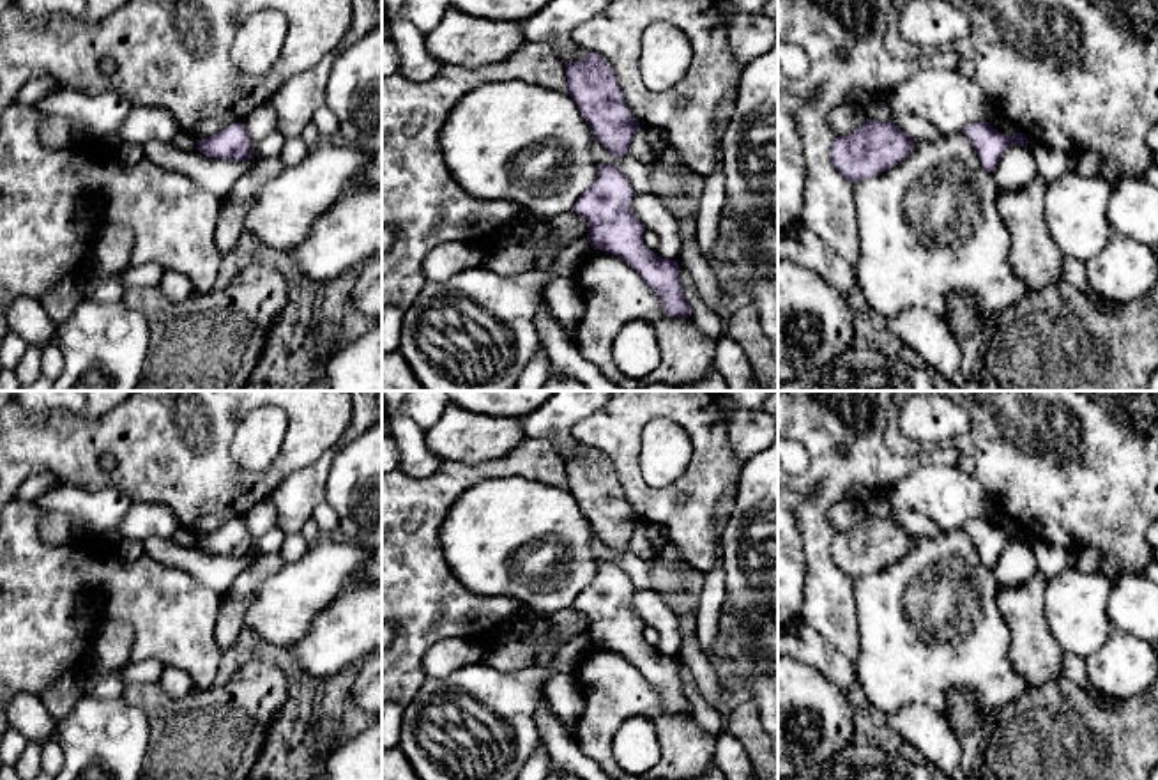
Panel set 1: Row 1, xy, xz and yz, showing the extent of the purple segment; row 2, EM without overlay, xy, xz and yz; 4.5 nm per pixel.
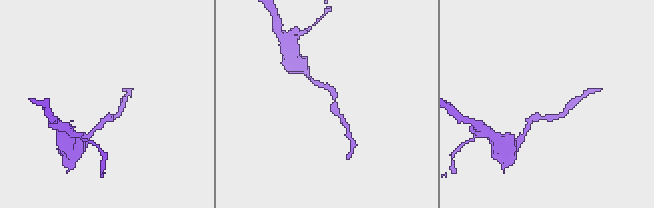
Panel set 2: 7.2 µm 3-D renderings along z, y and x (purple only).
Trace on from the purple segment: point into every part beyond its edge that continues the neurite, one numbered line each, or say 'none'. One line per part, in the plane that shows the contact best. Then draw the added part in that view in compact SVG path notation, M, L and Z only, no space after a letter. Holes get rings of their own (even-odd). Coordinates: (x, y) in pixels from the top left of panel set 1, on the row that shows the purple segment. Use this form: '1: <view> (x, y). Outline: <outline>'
none

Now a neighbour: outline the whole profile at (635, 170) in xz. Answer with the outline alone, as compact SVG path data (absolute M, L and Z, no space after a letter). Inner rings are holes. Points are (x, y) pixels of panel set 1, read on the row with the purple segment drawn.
M594 134L590 152L598 164L615 164L628 177L635 193L651 193L647 166L633 154L628 152L622 157L615 157Z

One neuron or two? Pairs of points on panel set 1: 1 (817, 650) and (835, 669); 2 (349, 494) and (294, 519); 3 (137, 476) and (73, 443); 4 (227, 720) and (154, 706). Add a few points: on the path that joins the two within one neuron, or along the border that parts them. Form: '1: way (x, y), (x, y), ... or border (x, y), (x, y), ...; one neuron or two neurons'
1: way (822, 655), (831, 664); one neuron
2: border (335, 458), (326, 481), (324, 499); two neurons
3: way (126, 458), (112, 444), (91, 444); one neuron
4: way (209, 720), (172, 720); one neuron

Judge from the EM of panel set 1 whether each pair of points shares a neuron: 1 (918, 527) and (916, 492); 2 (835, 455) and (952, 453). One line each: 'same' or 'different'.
1: different
2: same

